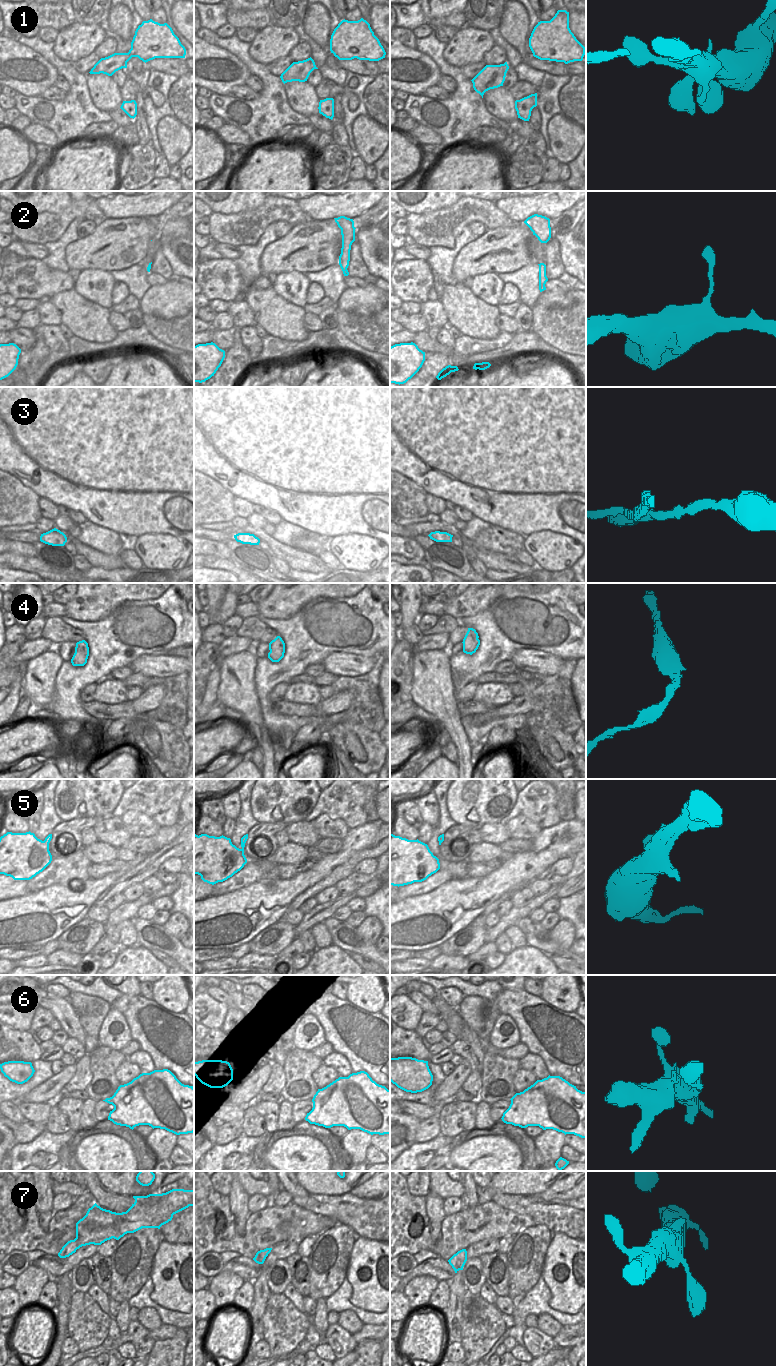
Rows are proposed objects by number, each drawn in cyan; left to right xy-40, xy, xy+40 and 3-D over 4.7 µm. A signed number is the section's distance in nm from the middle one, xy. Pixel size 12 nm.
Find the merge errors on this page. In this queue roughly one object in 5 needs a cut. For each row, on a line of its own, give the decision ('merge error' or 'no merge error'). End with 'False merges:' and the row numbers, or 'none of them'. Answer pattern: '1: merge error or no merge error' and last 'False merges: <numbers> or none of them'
1: no merge error
2: no merge error
3: no merge error
4: merge error
5: no merge error
6: no merge error
7: no merge error
False merges: 4

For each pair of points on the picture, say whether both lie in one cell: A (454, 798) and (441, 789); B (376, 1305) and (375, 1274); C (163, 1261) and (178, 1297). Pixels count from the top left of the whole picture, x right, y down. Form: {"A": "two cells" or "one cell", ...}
{"A": "two cells", "B": "one cell", "C": "one cell"}

